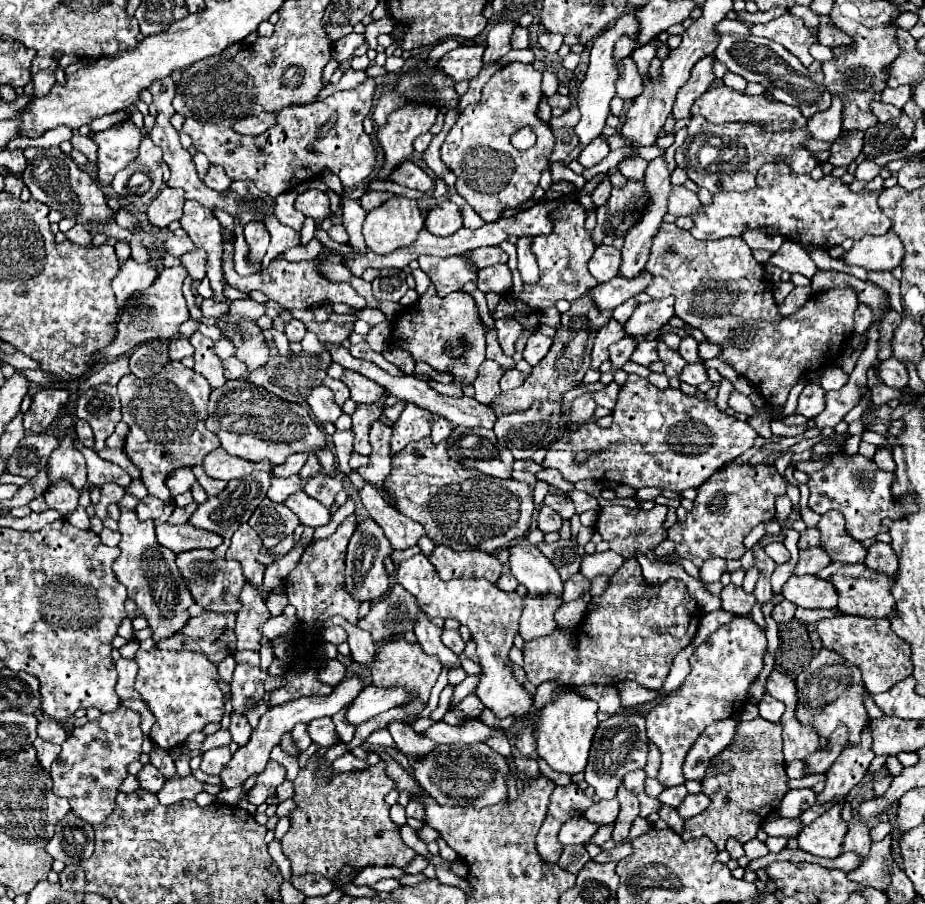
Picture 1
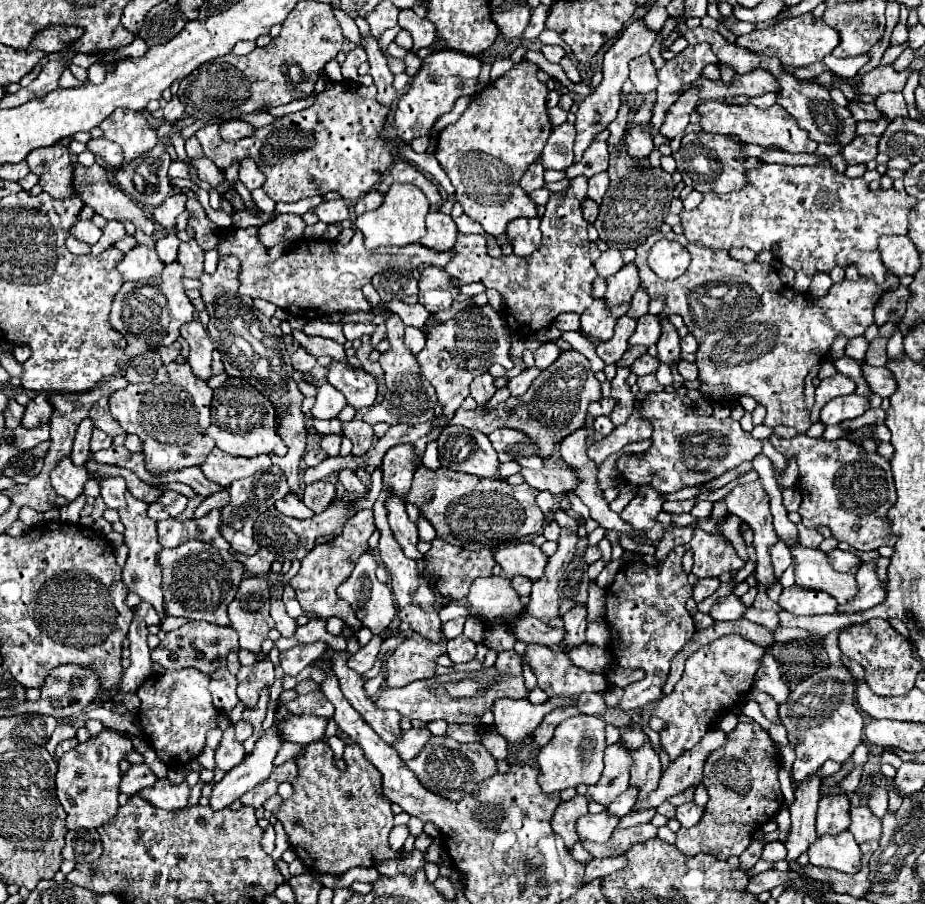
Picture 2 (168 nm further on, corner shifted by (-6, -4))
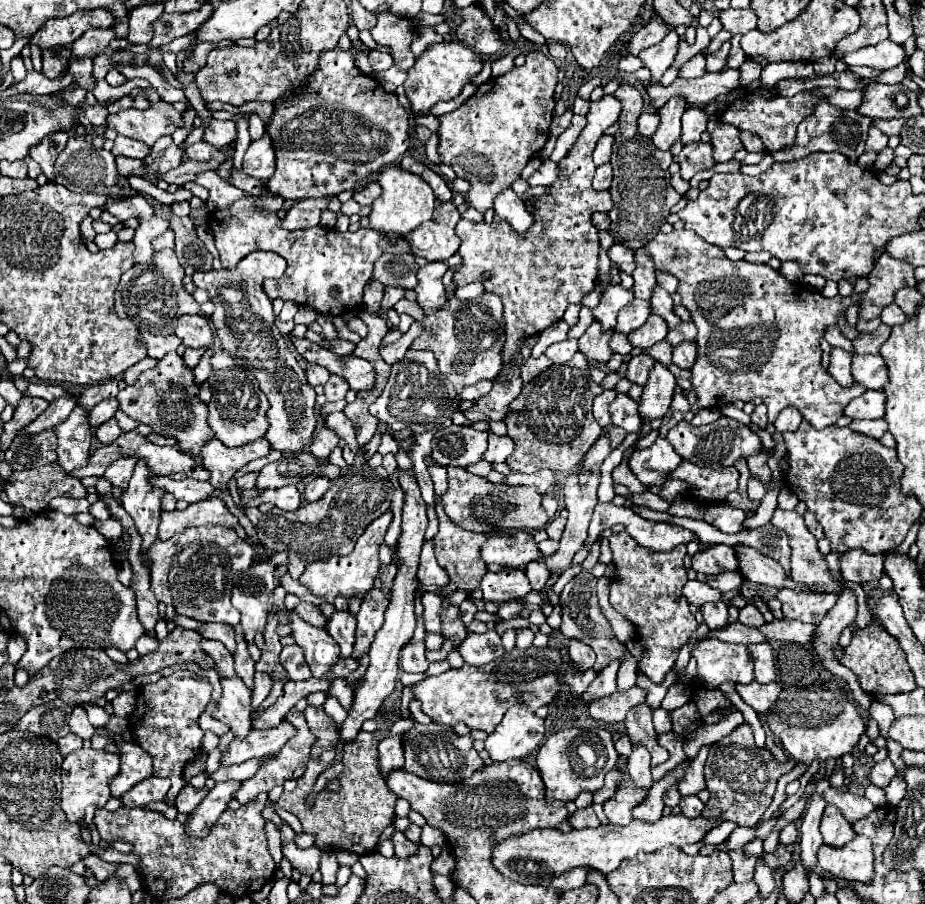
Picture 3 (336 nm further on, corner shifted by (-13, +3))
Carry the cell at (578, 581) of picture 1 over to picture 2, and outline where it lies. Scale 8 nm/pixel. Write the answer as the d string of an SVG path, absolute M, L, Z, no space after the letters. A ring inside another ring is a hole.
M572 606L564 616L564 628L566 628L566 638L564 646L578 646L584 642L584 630L586 630L586 606Z

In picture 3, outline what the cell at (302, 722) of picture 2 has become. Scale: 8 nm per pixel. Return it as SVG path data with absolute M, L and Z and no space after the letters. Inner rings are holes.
M285 721L279 727L273 727L269 731L253 729L245 739L233 739L229 743L229 747L221 753L221 765L237 765L253 757L273 755L287 743L287 739L293 733L295 733L293 725Z

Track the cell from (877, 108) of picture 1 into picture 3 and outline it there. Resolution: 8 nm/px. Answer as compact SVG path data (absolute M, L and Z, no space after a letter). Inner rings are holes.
M835 91L827 101L839 109L857 109L861 103L861 91Z

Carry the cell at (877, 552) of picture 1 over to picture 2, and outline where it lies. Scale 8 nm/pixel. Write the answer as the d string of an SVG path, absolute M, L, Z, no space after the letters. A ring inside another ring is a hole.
M876 560L864 562L856 572L856 580L858 580L858 594L854 596L852 602L848 602L844 606L838 606L838 612L860 612L860 610L868 610L876 604L886 602L888 588L878 578Z

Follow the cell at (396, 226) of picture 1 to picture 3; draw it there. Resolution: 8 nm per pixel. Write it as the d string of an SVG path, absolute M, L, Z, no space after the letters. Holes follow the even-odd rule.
M391 165L385 171L381 171L381 175L377 175L377 183L381 185L383 193L379 195L379 199L373 201L373 211L369 215L371 227L375 231L385 231L385 233L395 231L399 235L407 235L409 231L413 231L415 227L419 227L421 223L433 217L435 195L433 189L421 177L409 171L401 171L399 165Z

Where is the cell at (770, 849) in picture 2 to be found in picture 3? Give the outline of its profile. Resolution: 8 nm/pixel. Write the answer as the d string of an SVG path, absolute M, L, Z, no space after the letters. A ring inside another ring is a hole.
M789 823L783 831L781 831L781 843L783 845L787 845L787 847L791 847L791 845L795 845L797 843L797 839L799 839L799 829L797 829L797 825L795 823Z

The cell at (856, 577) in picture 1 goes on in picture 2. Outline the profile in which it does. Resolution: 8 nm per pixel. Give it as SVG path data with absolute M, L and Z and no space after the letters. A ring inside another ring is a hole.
M796 544L792 550L792 556L796 558L798 586L810 588L810 590L822 590L834 596L838 604L846 604L854 598L854 594L858 594L856 576L834 572L822 550L812 550Z

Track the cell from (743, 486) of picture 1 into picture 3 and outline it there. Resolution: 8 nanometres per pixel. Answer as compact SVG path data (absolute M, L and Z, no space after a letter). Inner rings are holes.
M713 545L707 551L693 555L693 569L705 575L735 571L737 569L735 551L733 547L727 547L727 545Z

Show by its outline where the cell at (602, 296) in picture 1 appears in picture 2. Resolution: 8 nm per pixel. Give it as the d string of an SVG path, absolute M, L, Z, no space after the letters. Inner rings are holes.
M598 298L592 302L592 306L580 316L580 330L592 336L598 336L602 342L608 340L614 332L614 324L620 316L624 316L630 310L630 302L622 306L606 306L604 298Z

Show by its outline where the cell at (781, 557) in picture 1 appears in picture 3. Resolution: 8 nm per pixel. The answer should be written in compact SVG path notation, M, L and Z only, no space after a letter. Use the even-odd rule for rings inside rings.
M771 523L751 529L751 531L739 531L733 535L725 535L725 539L721 539L721 543L735 547L735 545L743 545L743 547L753 547L759 553L775 559L781 563L781 567L789 573L791 571L791 547L789 547L789 539L785 535L785 531L773 527Z

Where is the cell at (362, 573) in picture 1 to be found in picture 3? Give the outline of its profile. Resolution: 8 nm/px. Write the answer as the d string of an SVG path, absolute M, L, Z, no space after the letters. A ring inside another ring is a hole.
M373 587L363 603L361 603L361 611L357 613L357 633L355 633L355 647L353 647L353 659L361 659L373 639L375 639L375 633L383 627L383 613L389 605L389 595L383 593L381 589Z

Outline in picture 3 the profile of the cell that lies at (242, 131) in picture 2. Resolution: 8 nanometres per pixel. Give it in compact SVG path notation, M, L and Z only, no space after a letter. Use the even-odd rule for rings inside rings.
M211 121L203 133L203 141L211 143L213 147L225 147L227 143L233 143L235 137L237 131L233 121Z

